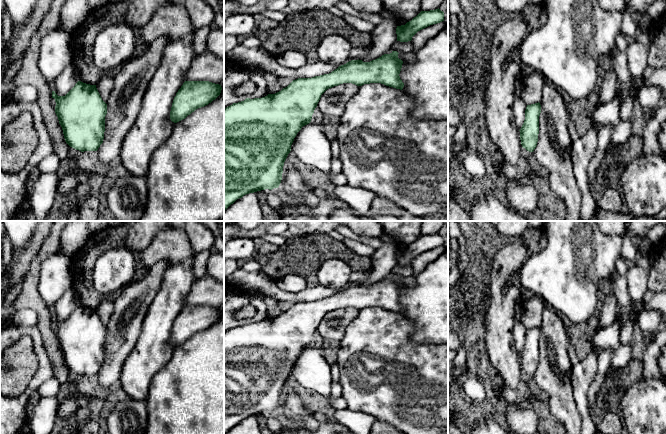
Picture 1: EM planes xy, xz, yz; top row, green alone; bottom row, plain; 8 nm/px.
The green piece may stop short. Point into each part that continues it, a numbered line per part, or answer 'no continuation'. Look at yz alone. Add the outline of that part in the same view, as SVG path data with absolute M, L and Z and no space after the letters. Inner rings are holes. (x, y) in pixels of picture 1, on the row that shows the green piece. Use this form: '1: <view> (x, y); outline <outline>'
no continuation

